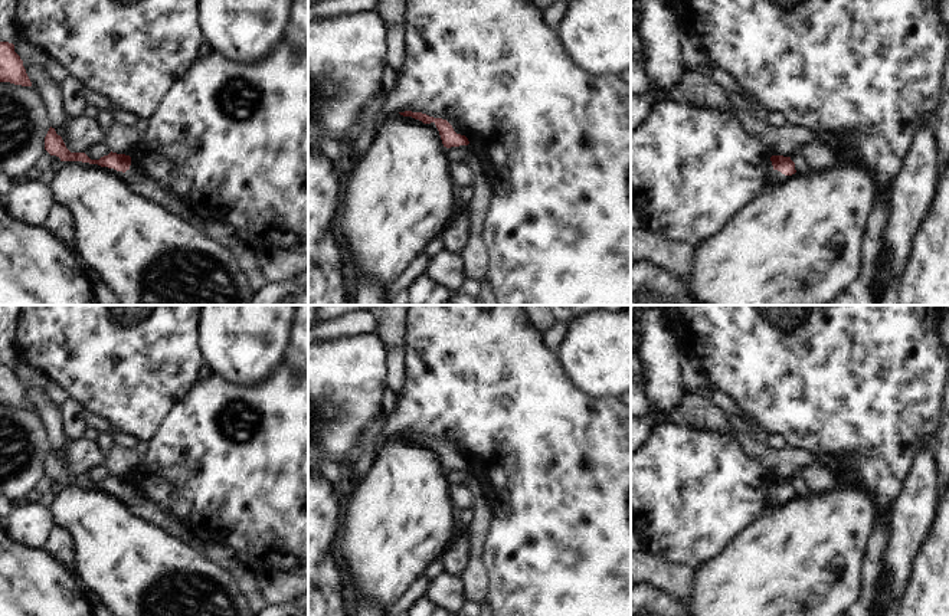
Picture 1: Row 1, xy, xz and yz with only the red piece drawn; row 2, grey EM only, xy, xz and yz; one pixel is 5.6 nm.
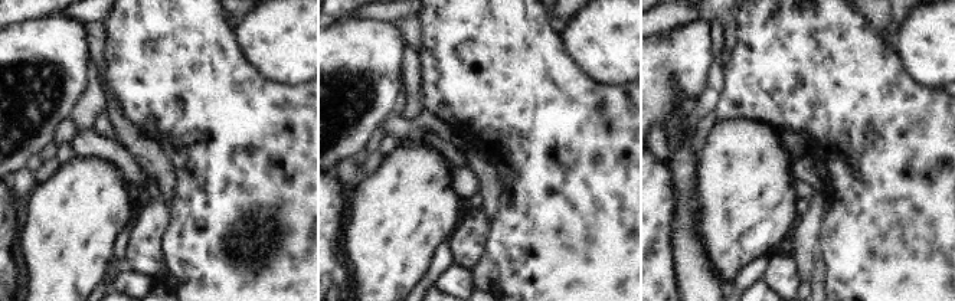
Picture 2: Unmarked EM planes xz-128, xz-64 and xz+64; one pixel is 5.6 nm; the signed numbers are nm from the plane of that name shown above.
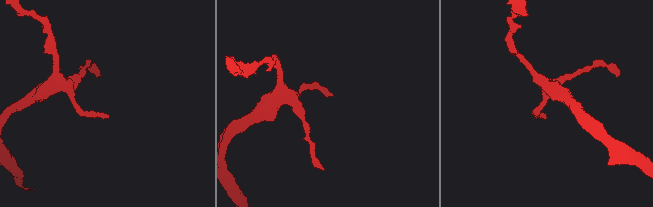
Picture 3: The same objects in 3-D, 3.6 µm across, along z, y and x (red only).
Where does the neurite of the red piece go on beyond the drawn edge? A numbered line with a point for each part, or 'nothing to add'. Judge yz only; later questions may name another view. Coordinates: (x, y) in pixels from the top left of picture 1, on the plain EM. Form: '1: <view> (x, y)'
1: yz (775, 498)

